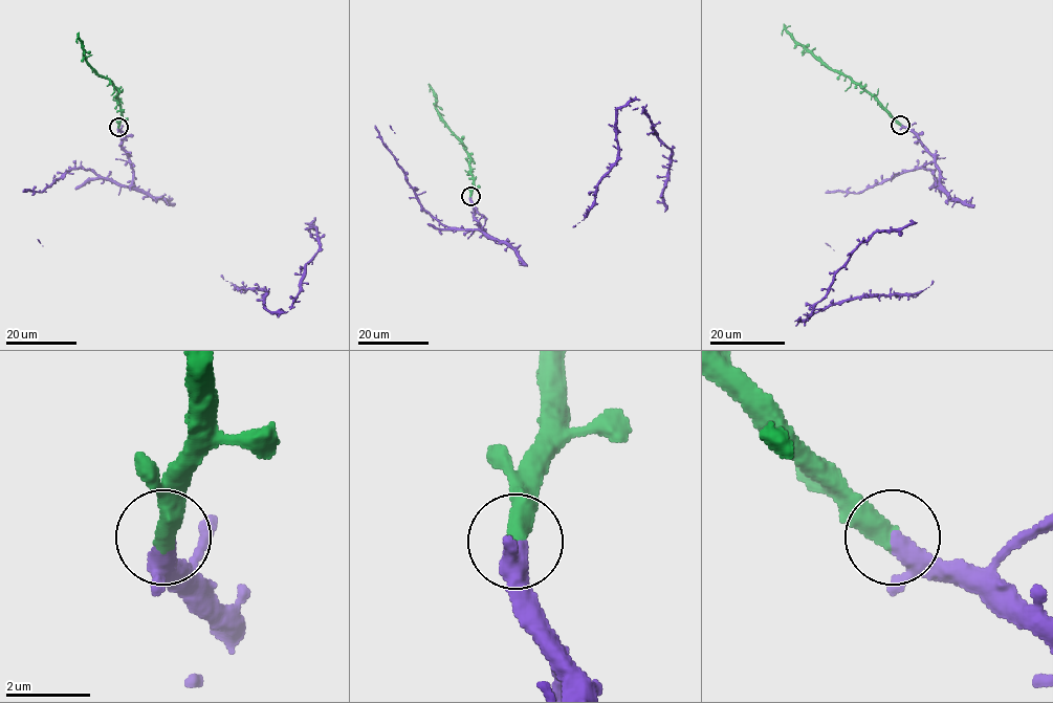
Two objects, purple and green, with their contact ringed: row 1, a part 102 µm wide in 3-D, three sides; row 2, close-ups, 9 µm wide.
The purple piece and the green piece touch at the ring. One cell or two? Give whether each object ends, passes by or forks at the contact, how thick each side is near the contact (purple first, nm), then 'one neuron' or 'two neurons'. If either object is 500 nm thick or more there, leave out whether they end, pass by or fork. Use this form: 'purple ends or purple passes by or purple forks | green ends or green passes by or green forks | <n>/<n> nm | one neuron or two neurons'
purple passes by | green ends | 340/480 nm | one neuron

